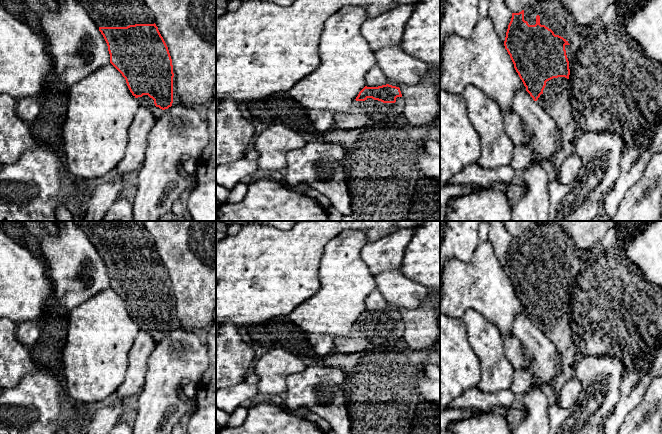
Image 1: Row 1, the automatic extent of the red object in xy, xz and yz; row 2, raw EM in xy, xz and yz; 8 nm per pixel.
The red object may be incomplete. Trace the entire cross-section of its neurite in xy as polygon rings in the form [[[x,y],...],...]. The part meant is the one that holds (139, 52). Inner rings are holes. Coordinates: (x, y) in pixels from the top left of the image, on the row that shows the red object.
[[[76,0],[76,2],[84,7],[99,28],[108,46],[110,63],[125,78],[139,106],[146,107],[157,120],[169,107],[181,103],[176,90],[175,74],[168,47],[143,0]]]

